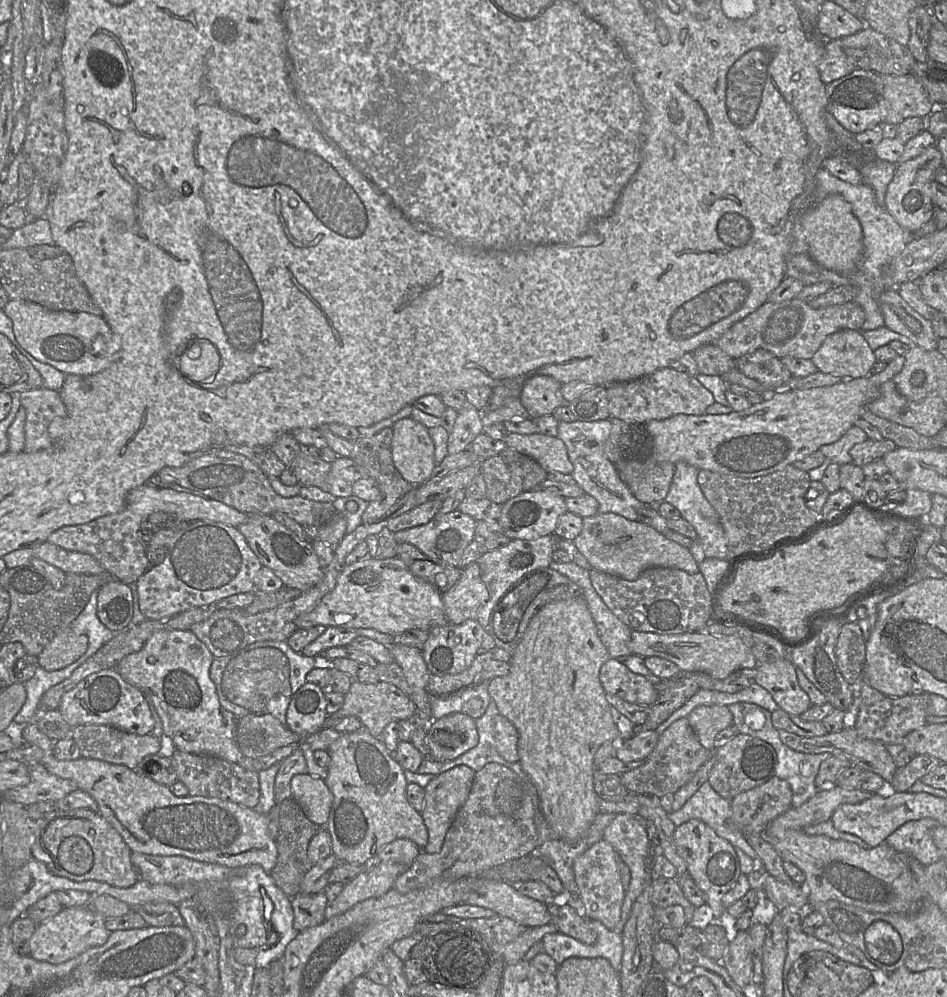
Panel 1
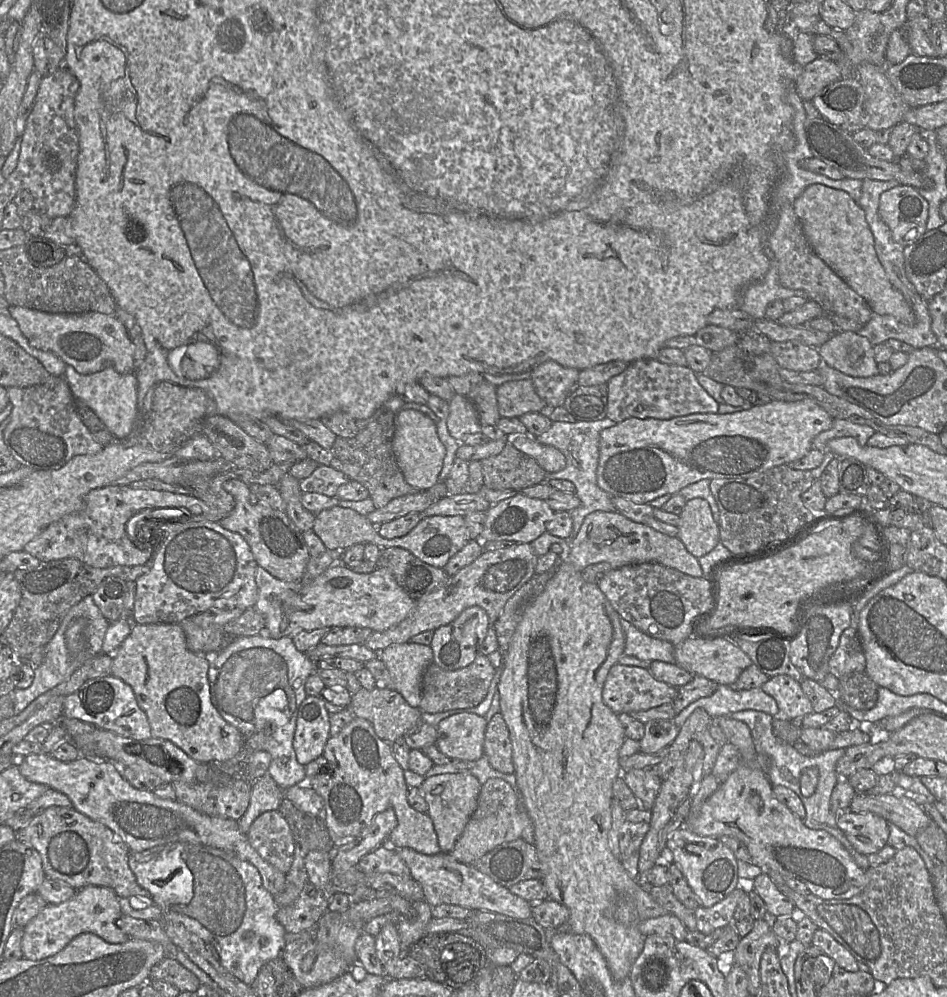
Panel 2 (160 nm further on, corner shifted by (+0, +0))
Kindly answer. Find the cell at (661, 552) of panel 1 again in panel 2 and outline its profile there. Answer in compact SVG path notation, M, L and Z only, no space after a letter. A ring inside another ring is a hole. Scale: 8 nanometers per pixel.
M595 511L590 513L585 517L577 536L571 541L571 548L567 558L561 560L561 563L555 568L554 575L547 582L544 591L525 611L522 620L517 625L509 648L504 654L504 669L499 679L497 689L500 697L500 712L507 724L512 744L512 761L515 768L514 774L516 776L519 796L522 797L526 811L534 825L534 846L543 870L543 879L541 881L546 887L548 899L565 905L570 911L568 921L556 929L556 931L549 932L569 932L590 936L606 960L613 979L621 981L629 976L635 960L643 950L646 936L644 936L636 926L627 926L606 917L605 911L611 907L619 897L625 896L633 902L639 920L659 917L669 912L652 898L649 893L649 887L643 885L638 879L632 879L628 875L620 859L615 857L609 848L608 834L612 824L612 785L614 780L622 774L619 750L626 739L626 735L618 714L612 711L603 701L602 689L610 668L616 664L619 658L624 654L625 635L620 623L619 613L612 607L609 600L599 589L598 584L586 582L581 575L583 569L587 566L601 562L609 563L613 569L621 568L625 565L654 562L676 569L692 577L702 577L703 575L698 558L688 552L678 537L672 537L658 532L647 524L634 522L618 511Z

